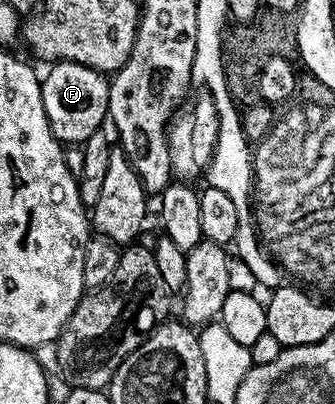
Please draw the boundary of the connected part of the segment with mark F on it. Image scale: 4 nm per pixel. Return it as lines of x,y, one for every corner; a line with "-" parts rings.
57,61
47,70
40,81
40,92
50,129
62,145
83,145
108,119
109,76
74,61

